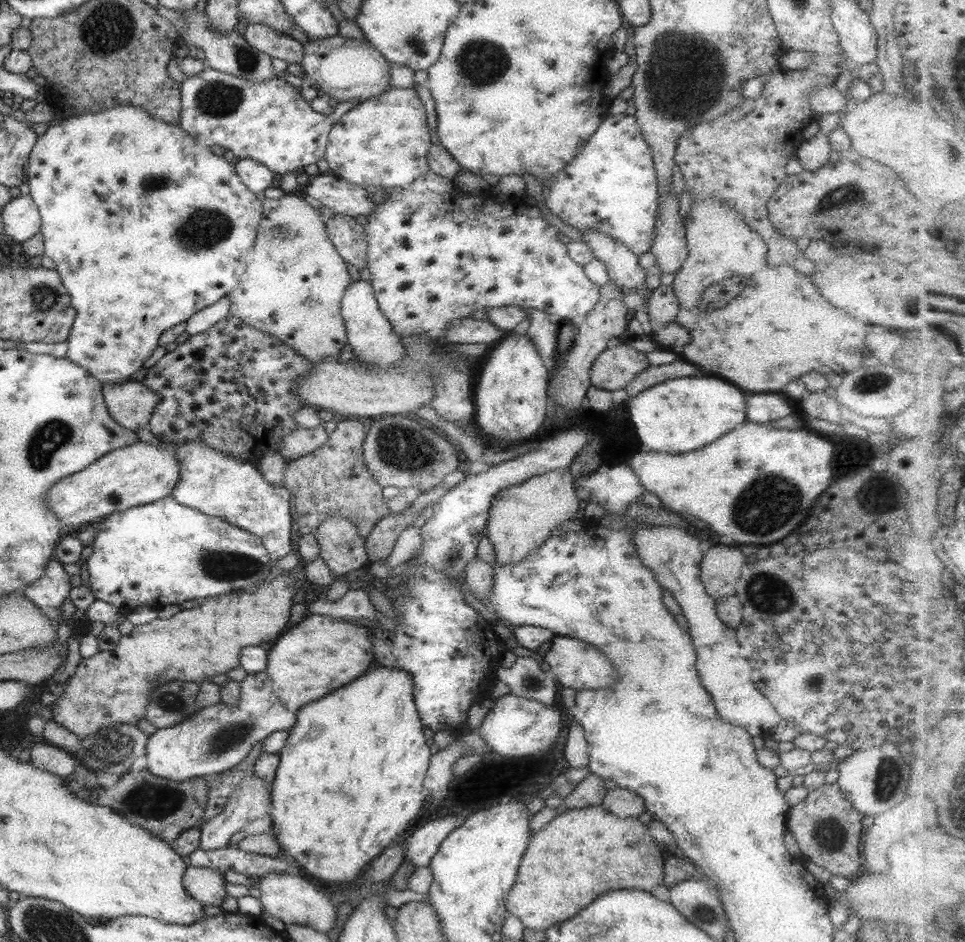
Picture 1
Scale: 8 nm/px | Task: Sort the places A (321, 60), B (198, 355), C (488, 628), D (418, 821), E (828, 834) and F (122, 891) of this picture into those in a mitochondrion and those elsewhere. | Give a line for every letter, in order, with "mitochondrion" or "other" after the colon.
A: other
B: other
C: other
D: other
E: mitochondrion
F: other

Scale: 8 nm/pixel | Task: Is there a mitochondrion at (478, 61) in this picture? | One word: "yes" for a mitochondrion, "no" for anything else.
yes

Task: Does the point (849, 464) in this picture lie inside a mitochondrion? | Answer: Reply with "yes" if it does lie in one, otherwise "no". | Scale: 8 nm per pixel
no

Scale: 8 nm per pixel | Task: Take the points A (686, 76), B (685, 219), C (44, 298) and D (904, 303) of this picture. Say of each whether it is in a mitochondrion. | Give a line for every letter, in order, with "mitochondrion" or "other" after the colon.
A: mitochondrion
B: other
C: mitochondrion
D: mitochondrion

